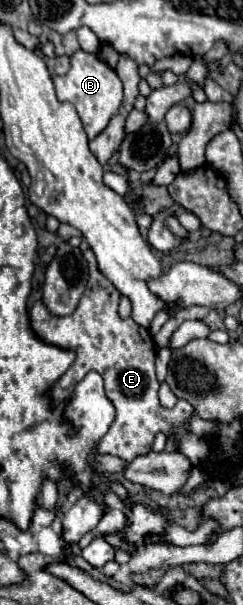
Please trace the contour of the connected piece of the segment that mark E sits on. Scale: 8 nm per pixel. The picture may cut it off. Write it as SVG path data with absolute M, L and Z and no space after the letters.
M85 240L81 242L81 250L83 250L85 260L89 262L89 280L87 280L85 294L81 296L75 312L69 316L55 316L47 310L47 306L43 302L35 302L35 306L29 312L31 328L39 338L43 338L45 342L55 344L59 348L69 348L69 350L77 352L75 362L59 378L59 382L51 388L49 394L55 402L67 400L73 394L75 384L87 372L95 370L103 376L107 398L113 402L113 406L117 410L115 422L111 424L111 428L103 436L103 440L99 440L99 444L97 444L99 454L111 454L111 456L119 456L119 458L131 462L137 456L145 456L151 450L153 440L159 432L163 432L167 436L167 450L175 452L179 448L175 430L177 428L189 430L189 420L191 420L191 416L195 416L195 408L191 404L187 404L187 400L177 400L173 410L167 410L159 404L159 398L157 398L159 382L155 378L155 366L153 366L157 346L151 342L153 336L149 334L149 330L141 328L131 318L127 318L127 320L119 318L119 314L117 314L117 306L119 306L119 298L121 298L119 290L99 272L95 256Z

